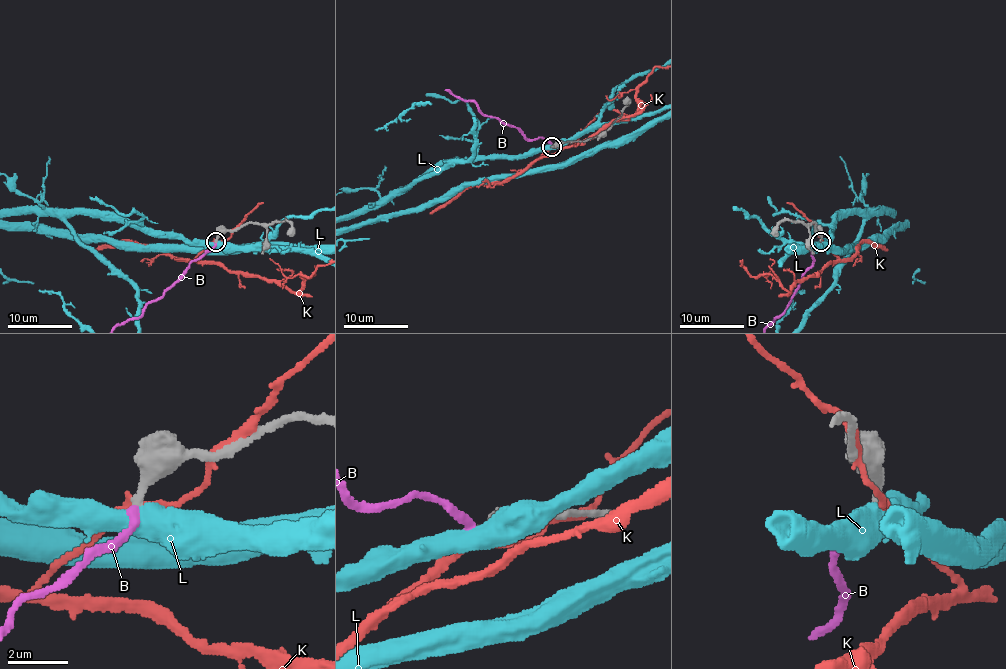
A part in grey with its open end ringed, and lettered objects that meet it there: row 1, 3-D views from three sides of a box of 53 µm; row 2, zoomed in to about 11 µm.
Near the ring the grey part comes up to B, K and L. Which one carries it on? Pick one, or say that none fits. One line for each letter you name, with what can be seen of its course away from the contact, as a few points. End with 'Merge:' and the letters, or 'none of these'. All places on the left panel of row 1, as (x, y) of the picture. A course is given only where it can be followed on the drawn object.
B: it runs (216, 241), (139, 317), (128, 318)
Merge: B

